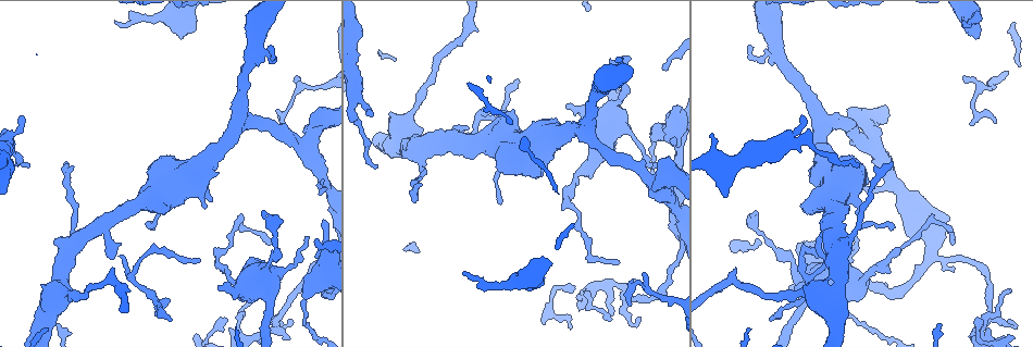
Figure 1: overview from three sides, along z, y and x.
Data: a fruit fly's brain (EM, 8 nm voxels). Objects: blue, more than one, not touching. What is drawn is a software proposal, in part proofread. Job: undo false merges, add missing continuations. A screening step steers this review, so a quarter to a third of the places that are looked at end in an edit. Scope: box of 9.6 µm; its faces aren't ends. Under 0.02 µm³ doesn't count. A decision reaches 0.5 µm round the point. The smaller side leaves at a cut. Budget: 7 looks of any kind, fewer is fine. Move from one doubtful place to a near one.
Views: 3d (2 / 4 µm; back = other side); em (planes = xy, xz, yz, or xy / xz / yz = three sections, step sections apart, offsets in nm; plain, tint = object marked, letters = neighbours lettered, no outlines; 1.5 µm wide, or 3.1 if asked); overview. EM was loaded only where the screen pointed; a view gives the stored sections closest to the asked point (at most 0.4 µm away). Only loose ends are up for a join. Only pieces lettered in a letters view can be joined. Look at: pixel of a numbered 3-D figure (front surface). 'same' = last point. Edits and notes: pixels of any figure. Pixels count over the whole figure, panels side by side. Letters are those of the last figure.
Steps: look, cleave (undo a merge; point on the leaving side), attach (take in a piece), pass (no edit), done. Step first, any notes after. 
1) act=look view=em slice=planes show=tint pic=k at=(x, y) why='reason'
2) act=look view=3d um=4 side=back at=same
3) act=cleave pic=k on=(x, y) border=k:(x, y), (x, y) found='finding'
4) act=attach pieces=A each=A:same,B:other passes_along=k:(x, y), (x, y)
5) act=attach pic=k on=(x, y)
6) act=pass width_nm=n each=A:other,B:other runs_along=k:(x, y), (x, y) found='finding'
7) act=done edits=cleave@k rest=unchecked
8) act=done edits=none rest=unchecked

act=look view=em slice=xz step=8 show=letters pic=1 at=(29, 167) why='an open end'

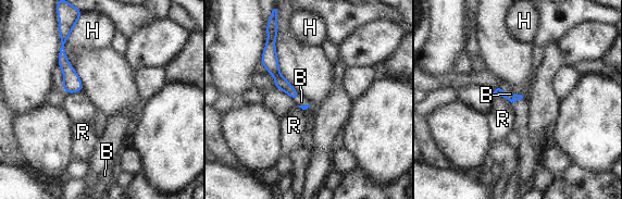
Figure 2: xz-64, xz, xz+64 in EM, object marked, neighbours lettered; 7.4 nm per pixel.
act=look view=em slice=xy step=8 show=letters at=same

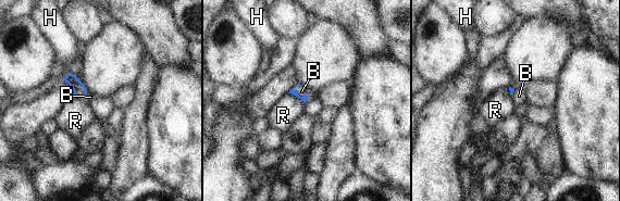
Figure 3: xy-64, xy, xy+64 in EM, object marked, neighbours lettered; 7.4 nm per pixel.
act=attach pieces=B each=B:same,H:other,R:other passes_along=3:(305, 98), (301, 97), (301, 91) found='the neuron continues'

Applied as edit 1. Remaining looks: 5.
act=look view=3d um=2 pic=1 at=(321, 184) why='tapers out'

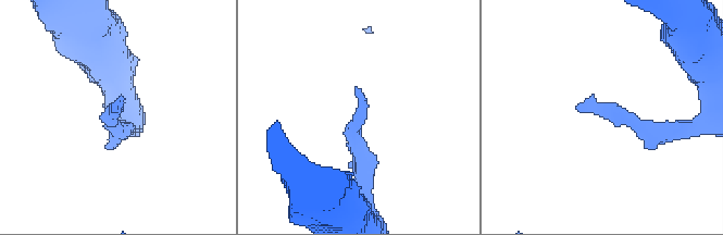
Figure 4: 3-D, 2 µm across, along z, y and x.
act=look view=em slice=planes show=letters pic=4 at=(358, 89)

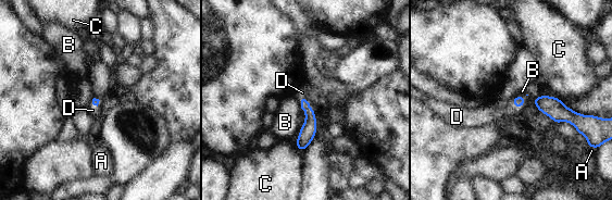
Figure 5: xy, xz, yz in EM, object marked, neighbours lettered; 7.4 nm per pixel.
act=attach pieces=D each=A:other,B:other,C:other,D:same passes_along=5:(519, 101), (514, 105), (487, 114) found='it goes on there'

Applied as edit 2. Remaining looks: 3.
act=done edits=attach@3,attach@5 rest=unchecked

